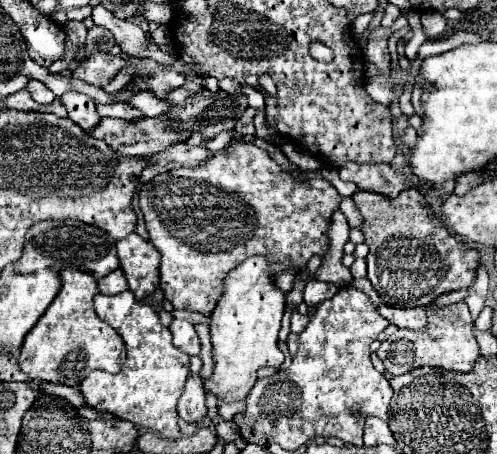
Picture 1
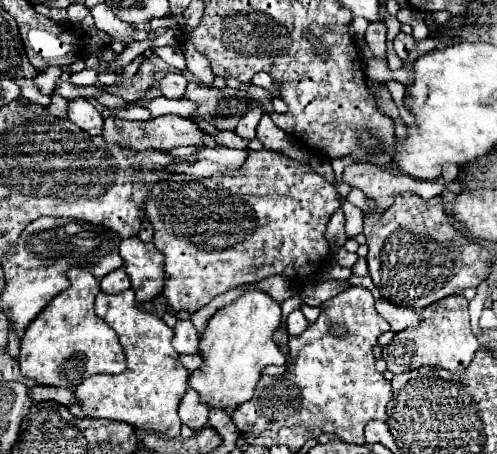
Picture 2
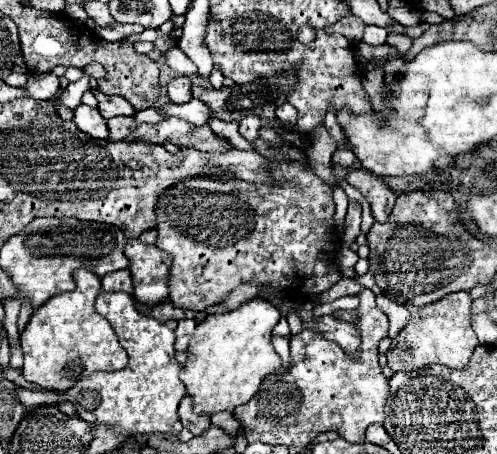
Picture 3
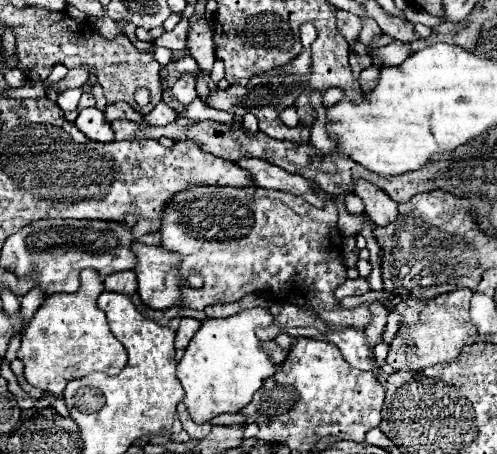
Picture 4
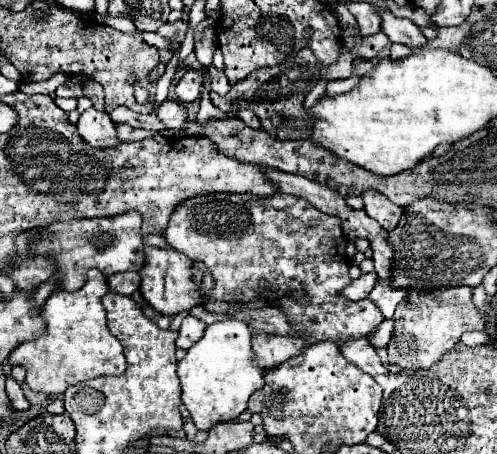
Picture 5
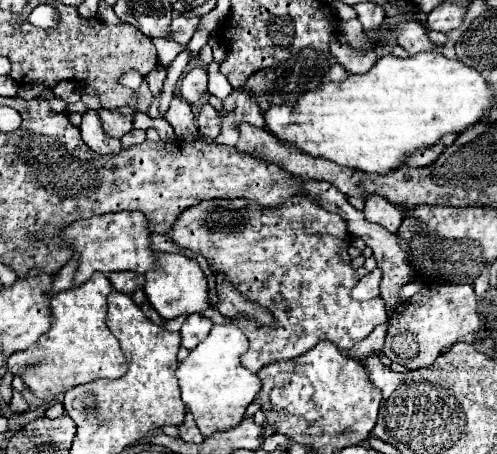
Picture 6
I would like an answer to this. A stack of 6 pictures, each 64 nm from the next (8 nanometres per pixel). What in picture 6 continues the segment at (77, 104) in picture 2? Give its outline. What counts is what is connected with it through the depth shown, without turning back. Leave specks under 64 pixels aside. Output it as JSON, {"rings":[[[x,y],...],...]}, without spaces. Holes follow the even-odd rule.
{"rings":[[[88,110],[82,116],[82,124],[80,124],[80,132],[82,132],[82,140],[96,152],[96,154],[118,154],[122,150],[122,144],[118,138],[108,136],[104,132],[104,126],[100,122],[100,116],[96,110]]]}

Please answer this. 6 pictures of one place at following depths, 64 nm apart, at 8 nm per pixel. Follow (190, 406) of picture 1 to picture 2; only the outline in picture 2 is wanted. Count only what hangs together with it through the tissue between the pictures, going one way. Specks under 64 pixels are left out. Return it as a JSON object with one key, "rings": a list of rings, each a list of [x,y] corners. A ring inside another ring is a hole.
{"rings":[[[188,388],[188,392],[184,394],[178,414],[180,414],[180,420],[194,430],[204,428],[204,424],[208,422],[208,406],[204,406],[204,402],[200,400],[200,394],[192,388]]]}

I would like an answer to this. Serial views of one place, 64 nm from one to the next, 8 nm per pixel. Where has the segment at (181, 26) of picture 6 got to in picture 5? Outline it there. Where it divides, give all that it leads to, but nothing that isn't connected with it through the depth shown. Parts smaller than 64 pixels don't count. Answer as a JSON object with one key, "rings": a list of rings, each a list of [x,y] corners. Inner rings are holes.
{"rings":[[[178,20],[178,22],[174,22],[174,24],[164,24],[164,26],[160,26],[158,34],[164,36],[164,38],[174,38],[174,40],[178,40],[178,42],[183,42],[186,28],[188,28],[188,26],[186,26],[182,20]]]}

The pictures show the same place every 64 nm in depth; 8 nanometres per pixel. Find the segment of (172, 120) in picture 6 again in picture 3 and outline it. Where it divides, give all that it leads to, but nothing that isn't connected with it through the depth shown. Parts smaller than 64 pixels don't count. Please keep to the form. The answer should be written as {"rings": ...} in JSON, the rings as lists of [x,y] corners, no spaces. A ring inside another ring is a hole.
{"rings":[[[148,108],[148,110],[136,110],[136,112],[134,112],[134,118],[136,118],[138,122],[150,122],[150,124],[154,124],[154,122],[158,122],[162,116],[158,114],[156,108]]]}

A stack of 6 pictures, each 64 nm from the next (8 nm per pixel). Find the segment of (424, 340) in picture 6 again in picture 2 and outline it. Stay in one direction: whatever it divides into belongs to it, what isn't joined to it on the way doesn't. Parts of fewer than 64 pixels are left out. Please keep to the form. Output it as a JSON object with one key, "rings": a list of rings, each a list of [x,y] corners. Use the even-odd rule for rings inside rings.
{"rings":[[[460,294],[448,296],[444,300],[438,300],[436,304],[430,304],[428,308],[424,308],[426,314],[422,316],[422,324],[418,328],[406,328],[402,332],[398,332],[392,342],[388,346],[382,348],[382,360],[388,364],[388,370],[392,374],[402,374],[420,366],[440,366],[452,372],[462,372],[464,368],[468,368],[468,364],[472,362],[472,356],[476,354],[476,350],[480,348],[480,342],[476,340],[476,336],[470,330],[470,316],[468,316],[468,300]]]}

